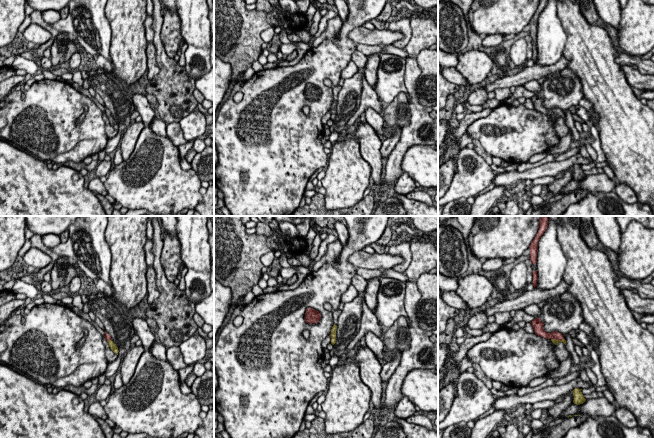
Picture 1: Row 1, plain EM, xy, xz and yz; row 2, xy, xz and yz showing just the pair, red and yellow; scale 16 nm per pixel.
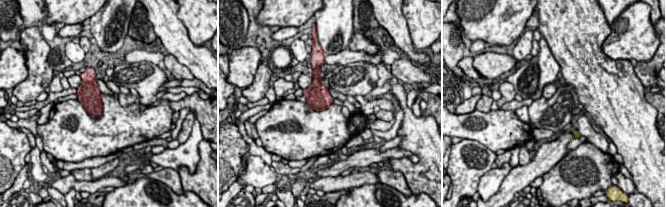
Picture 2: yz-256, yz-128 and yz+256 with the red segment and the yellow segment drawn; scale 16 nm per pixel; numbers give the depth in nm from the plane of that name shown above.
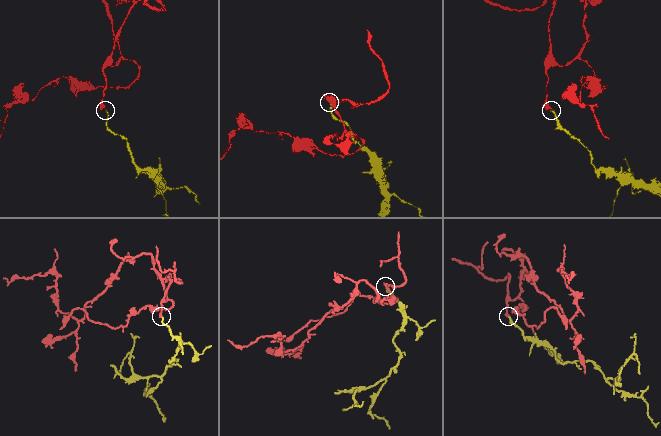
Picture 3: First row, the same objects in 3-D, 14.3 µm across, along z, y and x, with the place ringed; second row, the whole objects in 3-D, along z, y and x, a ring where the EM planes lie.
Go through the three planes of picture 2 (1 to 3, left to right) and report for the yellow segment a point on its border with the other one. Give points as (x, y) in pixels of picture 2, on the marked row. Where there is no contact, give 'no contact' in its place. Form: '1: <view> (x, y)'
1: no contact
2: no contact
3: no contact

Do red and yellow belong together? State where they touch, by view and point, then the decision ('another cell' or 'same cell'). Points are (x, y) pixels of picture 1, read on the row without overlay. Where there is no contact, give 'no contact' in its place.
yz (558, 116) | same cell

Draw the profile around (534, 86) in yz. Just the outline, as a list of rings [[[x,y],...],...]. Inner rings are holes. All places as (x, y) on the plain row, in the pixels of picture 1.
[[[537,80],[528,81],[523,86],[526,90],[535,94],[540,94],[540,92],[543,90],[542,85]]]

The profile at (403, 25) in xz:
[[[400,19],[390,23],[388,28],[390,31],[399,31],[404,35],[402,39],[393,43],[392,44],[393,46],[399,49],[405,49],[406,45],[409,43],[412,36],[412,29],[410,22],[411,21],[409,19]]]

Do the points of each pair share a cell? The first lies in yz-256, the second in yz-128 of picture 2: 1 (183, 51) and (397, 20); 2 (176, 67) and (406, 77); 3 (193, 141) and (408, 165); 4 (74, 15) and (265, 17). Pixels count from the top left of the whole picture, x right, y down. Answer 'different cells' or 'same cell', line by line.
1: same cell
2: same cell
3: different cells
4: same cell

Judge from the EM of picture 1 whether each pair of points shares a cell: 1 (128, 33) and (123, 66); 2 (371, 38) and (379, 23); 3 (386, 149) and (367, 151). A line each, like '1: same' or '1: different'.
1: same
2: different
3: different

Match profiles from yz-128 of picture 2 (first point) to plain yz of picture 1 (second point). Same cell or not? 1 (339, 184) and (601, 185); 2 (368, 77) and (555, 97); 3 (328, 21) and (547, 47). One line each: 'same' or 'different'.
1: same
2: same
3: same

